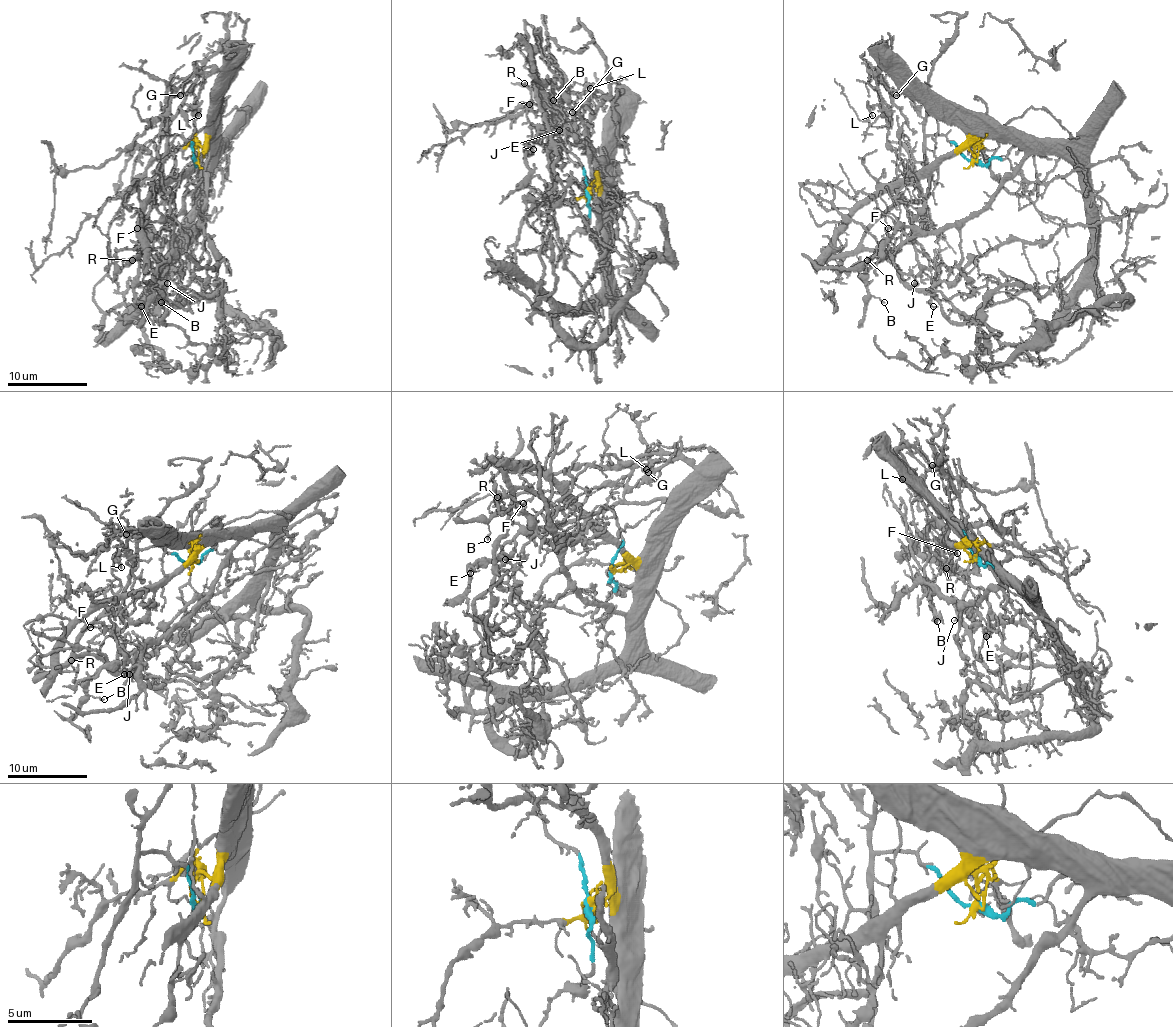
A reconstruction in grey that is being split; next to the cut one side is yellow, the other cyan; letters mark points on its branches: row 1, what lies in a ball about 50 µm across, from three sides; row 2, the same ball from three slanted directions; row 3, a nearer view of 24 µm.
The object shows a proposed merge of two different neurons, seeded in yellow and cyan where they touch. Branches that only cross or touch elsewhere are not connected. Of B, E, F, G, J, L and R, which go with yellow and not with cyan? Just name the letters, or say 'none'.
B, E, F, G, J, L, R

